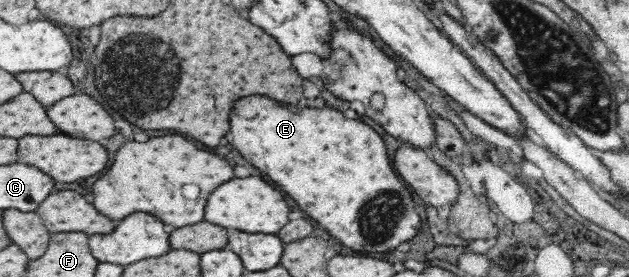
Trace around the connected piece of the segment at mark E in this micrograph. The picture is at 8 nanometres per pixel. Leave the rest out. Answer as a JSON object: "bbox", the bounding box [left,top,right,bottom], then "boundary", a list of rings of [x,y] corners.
{"bbox":[230,95,420,253],"boundary":[[[252,95],[234,105],[230,131],[234,147],[344,247],[386,253],[419,232],[420,215],[412,195],[394,171],[382,137],[366,123],[346,119],[330,107],[298,109]]]}

